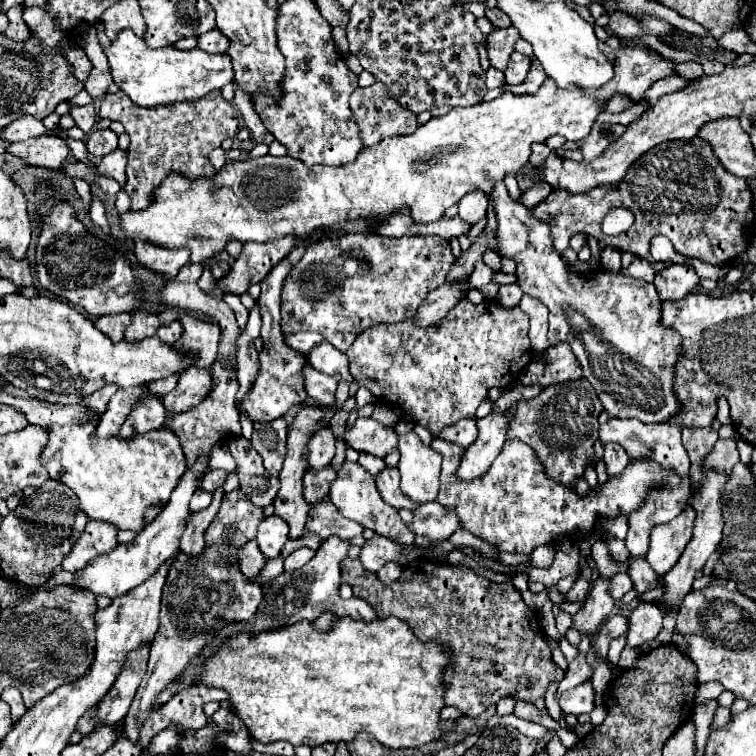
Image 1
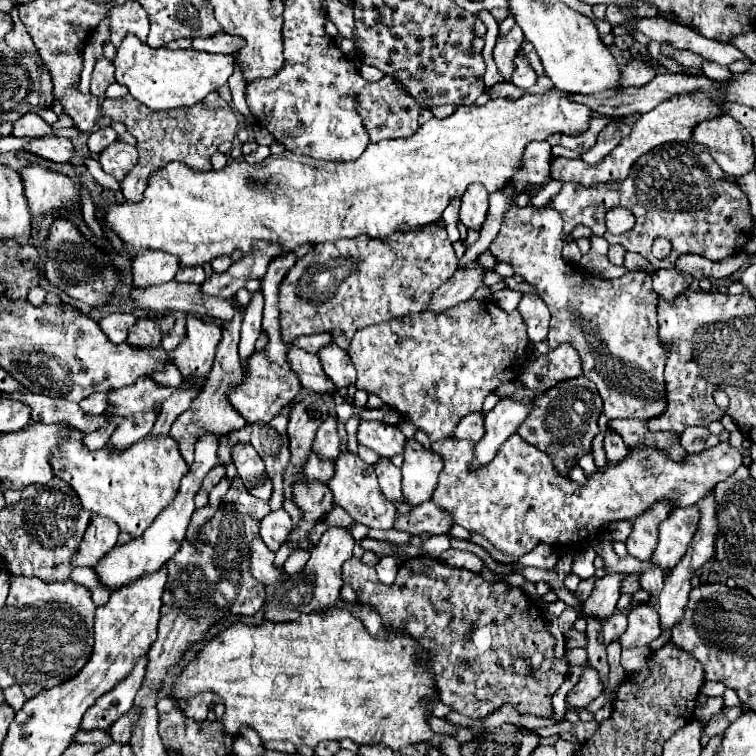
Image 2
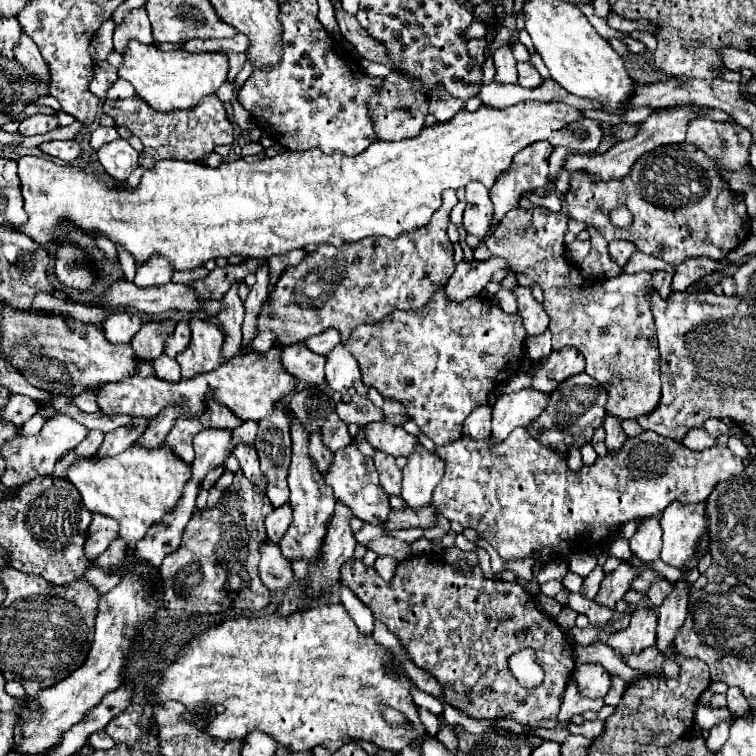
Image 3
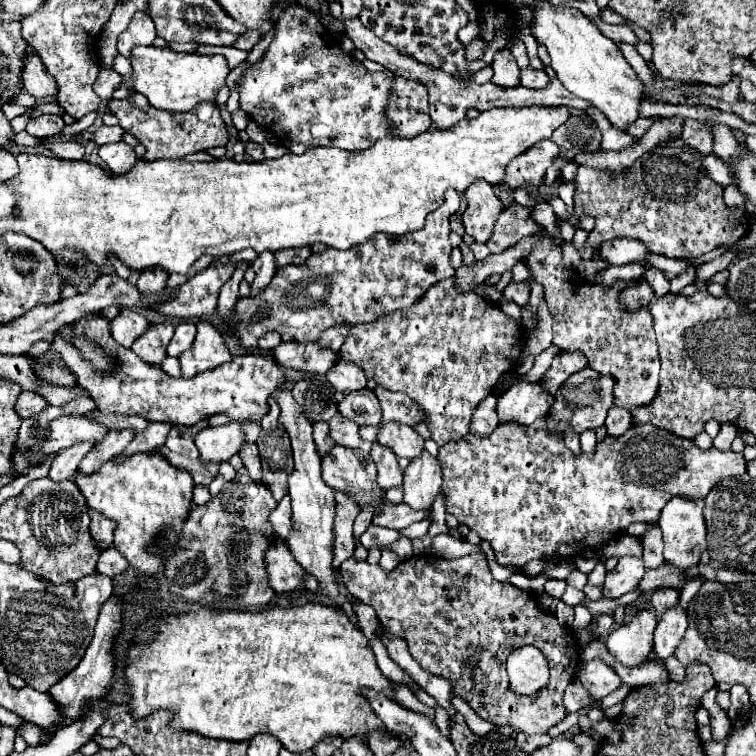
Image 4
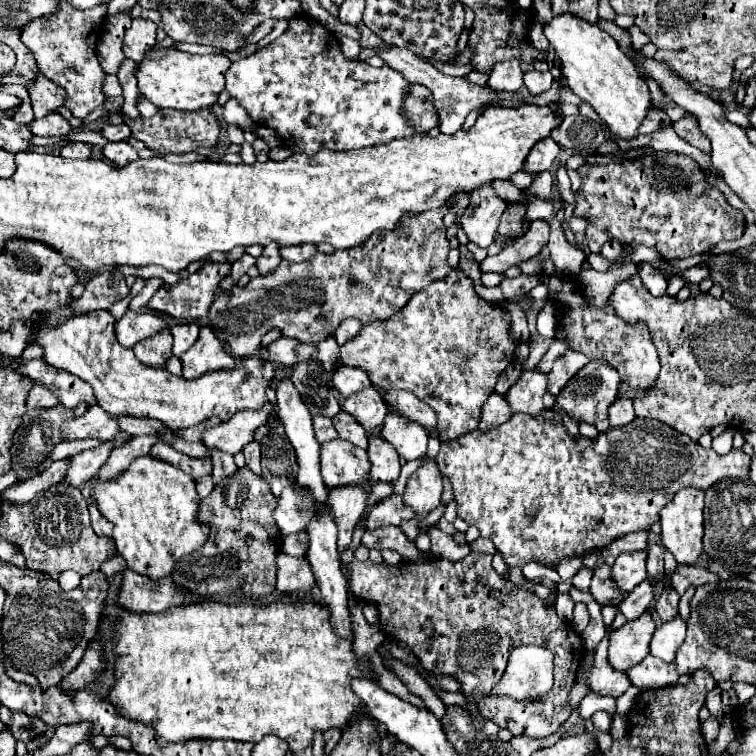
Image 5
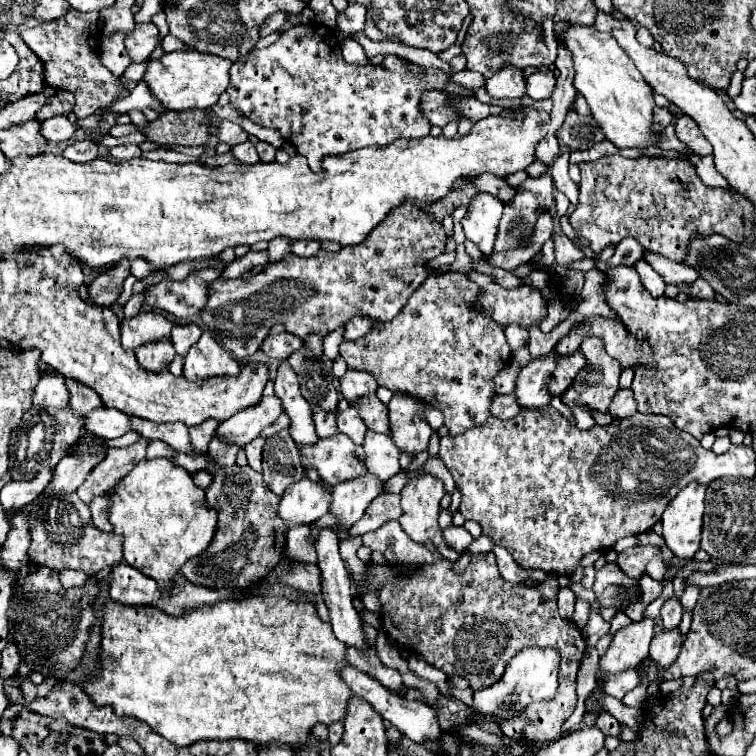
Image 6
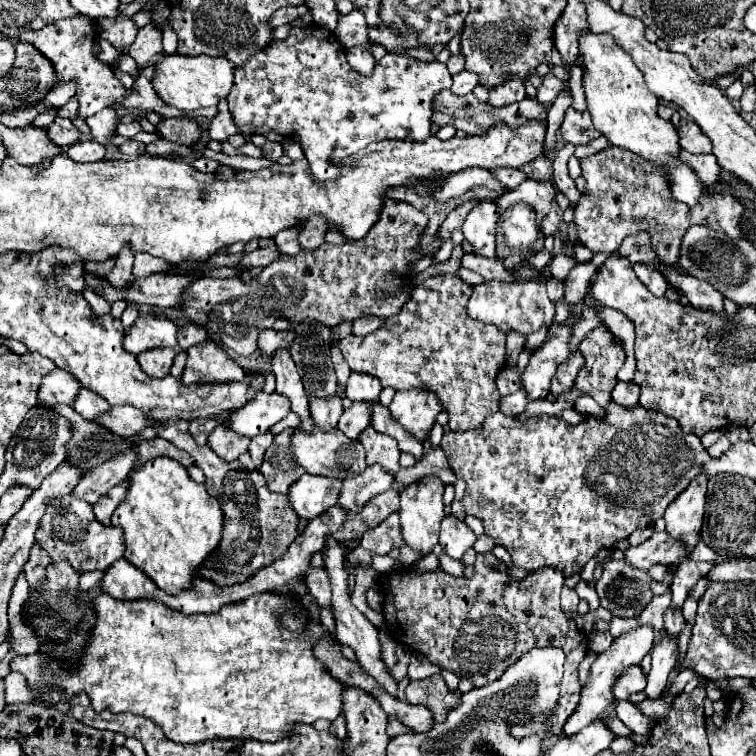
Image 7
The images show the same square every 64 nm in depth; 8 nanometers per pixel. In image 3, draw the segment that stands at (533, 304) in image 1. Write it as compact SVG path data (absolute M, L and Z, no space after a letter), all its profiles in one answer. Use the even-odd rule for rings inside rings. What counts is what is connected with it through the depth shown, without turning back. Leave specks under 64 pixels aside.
M516 286L512 292L518 298L518 314L524 320L524 328L526 328L528 336L542 334L548 328L548 314L546 314L544 306L540 302L536 302L534 296L530 294L530 290L524 286Z

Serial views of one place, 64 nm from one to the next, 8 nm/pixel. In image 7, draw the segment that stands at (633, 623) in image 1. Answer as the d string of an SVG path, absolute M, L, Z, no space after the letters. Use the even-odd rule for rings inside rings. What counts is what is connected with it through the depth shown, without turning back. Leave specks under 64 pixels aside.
M638 626L638 628L630 630L630 632L624 632L624 636L618 636L618 638L612 642L612 646L596 658L596 662L592 664L592 672L590 672L590 684L582 690L582 694L580 694L580 704L578 704L576 712L568 718L568 722L566 722L566 726L564 726L564 734L566 734L566 736L572 736L572 734L580 732L580 730L582 730L584 726L588 726L592 720L602 718L602 716L610 710L612 700L614 700L614 696L612 696L612 686L614 686L614 682L618 680L620 672L624 672L628 666L640 664L642 658L650 652L652 644L654 644L654 632L652 632L652 628L648 628L648 626Z

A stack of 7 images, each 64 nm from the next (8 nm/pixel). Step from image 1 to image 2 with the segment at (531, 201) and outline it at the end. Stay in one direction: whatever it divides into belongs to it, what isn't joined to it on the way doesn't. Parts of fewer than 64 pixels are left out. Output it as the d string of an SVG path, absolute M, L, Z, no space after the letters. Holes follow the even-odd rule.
M548 180L548 182L544 182L538 190L530 192L530 204L532 204L534 208L542 208L542 206L546 206L548 200L550 200L560 188L562 188L562 182L556 182L556 180Z

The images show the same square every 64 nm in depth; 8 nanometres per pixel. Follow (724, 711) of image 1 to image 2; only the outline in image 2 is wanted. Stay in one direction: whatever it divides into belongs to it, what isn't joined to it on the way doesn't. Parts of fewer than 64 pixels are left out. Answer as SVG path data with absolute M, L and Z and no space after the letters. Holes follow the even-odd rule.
M719 713L703 728L703 732L713 737L724 733L729 724L730 722Z

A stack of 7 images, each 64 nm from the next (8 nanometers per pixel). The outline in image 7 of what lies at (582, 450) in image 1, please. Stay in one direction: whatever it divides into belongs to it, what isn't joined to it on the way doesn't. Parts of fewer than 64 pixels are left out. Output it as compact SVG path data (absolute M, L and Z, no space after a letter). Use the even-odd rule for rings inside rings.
M600 324L582 342L580 348L586 358L584 370L578 372L574 390L592 396L600 408L608 408L612 388L616 386L616 372L622 368L626 354L620 344L614 344L612 332Z

